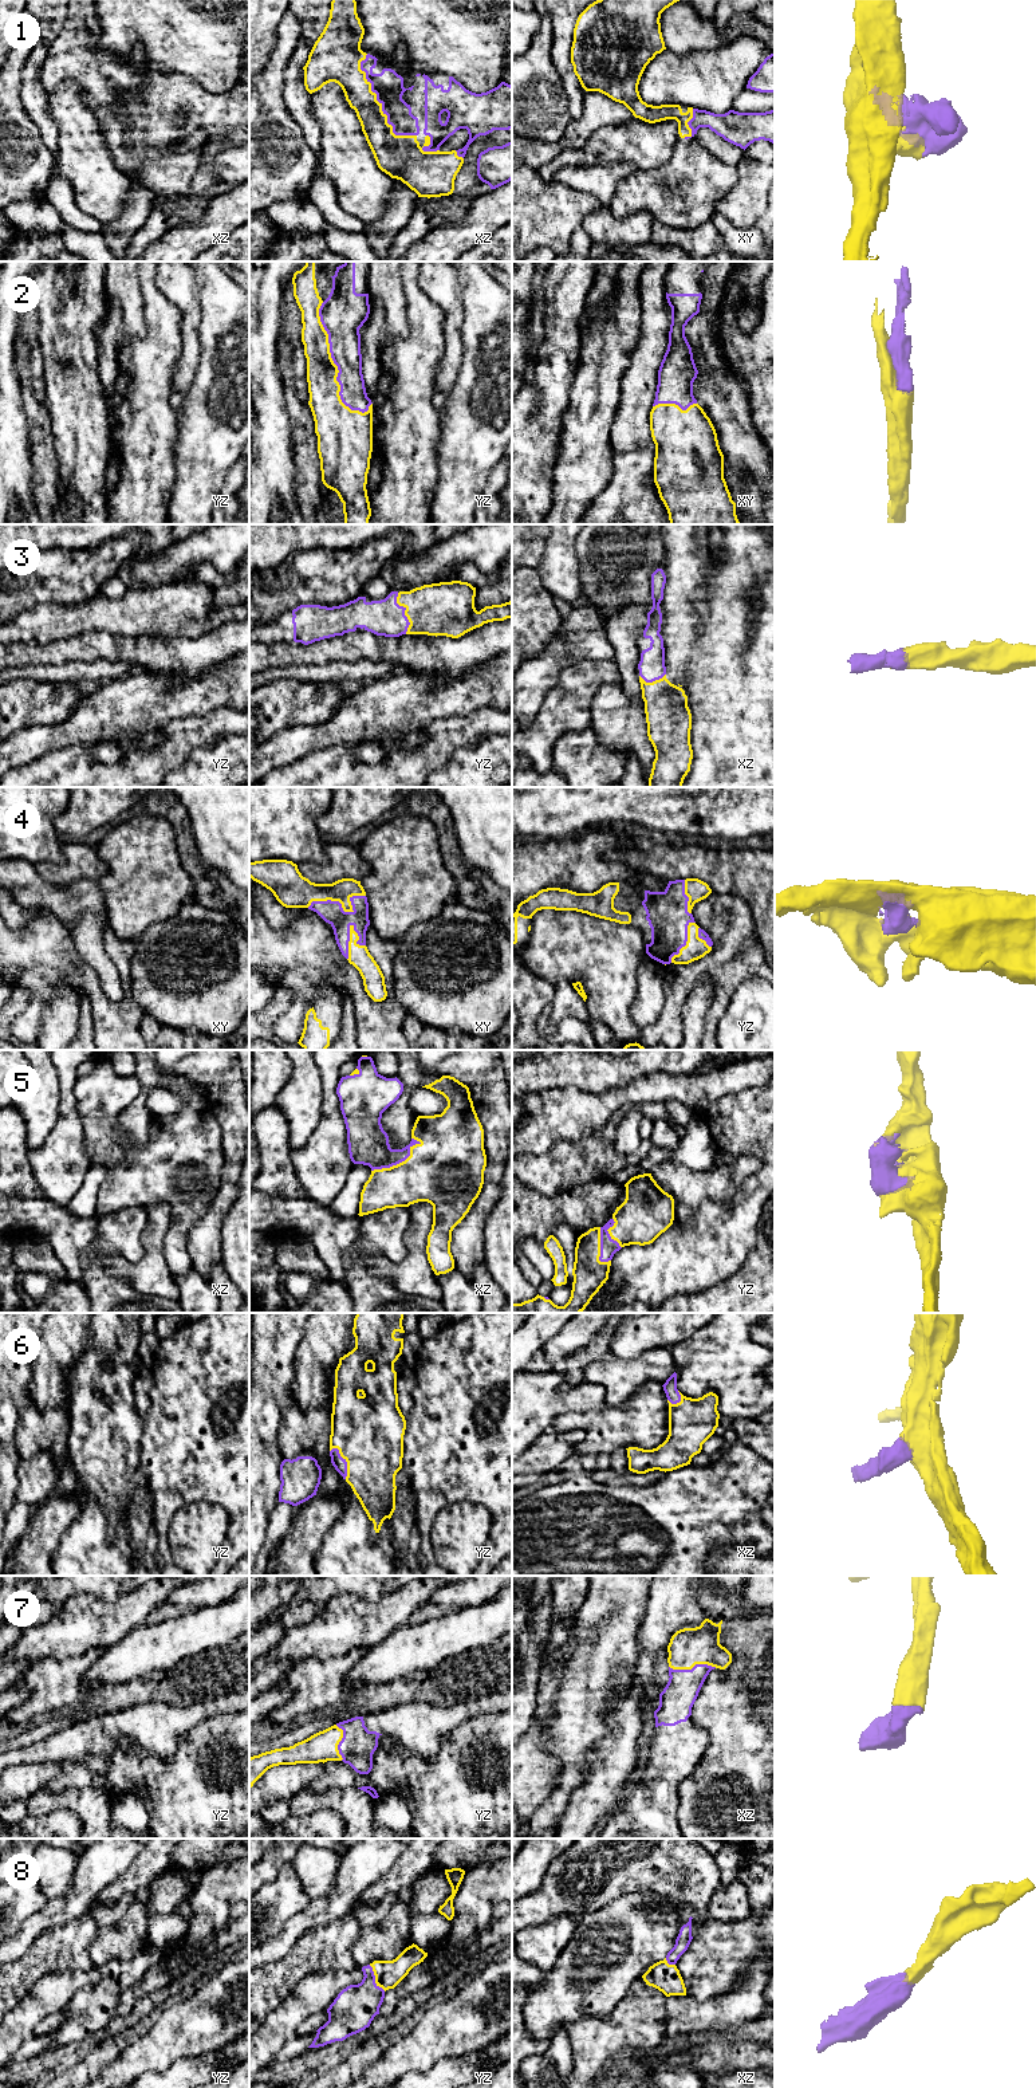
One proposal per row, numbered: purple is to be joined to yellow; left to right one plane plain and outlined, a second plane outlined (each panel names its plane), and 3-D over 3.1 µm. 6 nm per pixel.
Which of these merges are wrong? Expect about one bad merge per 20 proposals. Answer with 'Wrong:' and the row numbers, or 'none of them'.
Wrong: none of them

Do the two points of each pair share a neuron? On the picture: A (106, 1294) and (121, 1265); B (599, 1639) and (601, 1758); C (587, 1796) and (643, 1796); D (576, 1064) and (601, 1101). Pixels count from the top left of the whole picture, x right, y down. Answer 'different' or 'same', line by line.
A: different
B: different
C: different
D: different

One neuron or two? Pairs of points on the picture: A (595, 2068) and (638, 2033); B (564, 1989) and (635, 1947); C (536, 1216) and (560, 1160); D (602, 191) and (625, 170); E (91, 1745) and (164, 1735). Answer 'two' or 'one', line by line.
A: one
B: one
C: two
D: one
E: one

